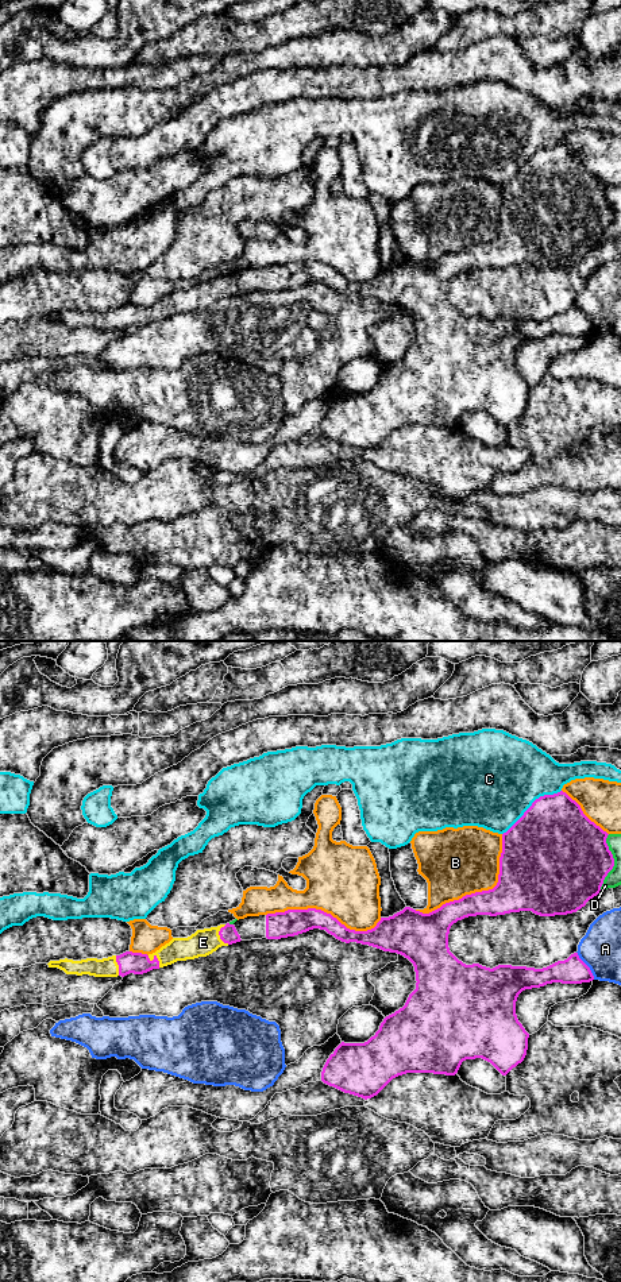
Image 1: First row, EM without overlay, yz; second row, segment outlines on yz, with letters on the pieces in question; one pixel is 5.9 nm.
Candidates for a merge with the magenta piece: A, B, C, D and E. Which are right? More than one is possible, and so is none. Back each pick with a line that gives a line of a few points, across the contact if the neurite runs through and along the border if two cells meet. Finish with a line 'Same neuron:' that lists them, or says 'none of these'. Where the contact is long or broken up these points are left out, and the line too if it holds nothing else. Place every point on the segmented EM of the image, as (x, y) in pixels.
Same neuron: E

